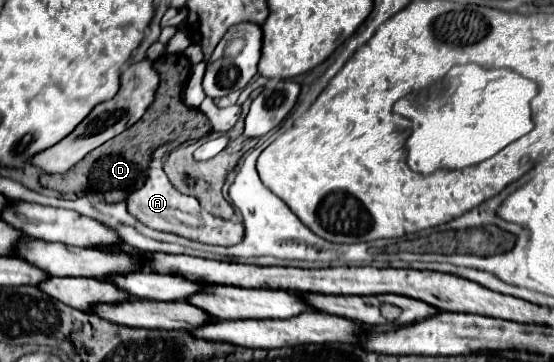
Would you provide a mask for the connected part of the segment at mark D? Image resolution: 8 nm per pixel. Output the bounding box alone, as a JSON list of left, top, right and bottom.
[41,55,211,203]

